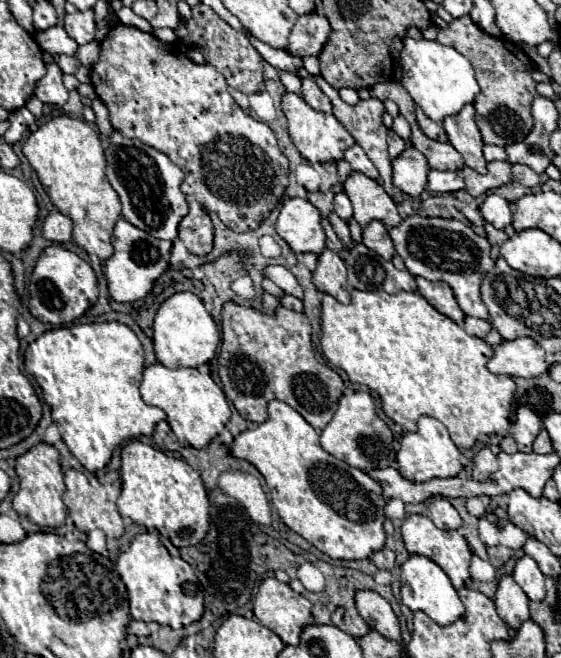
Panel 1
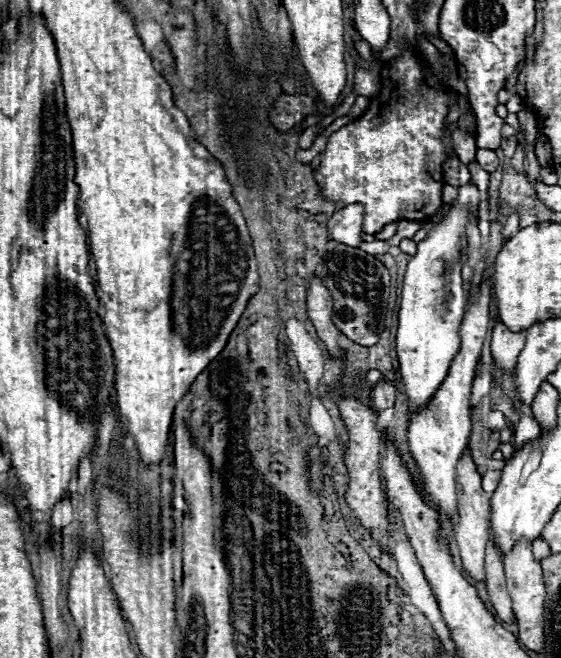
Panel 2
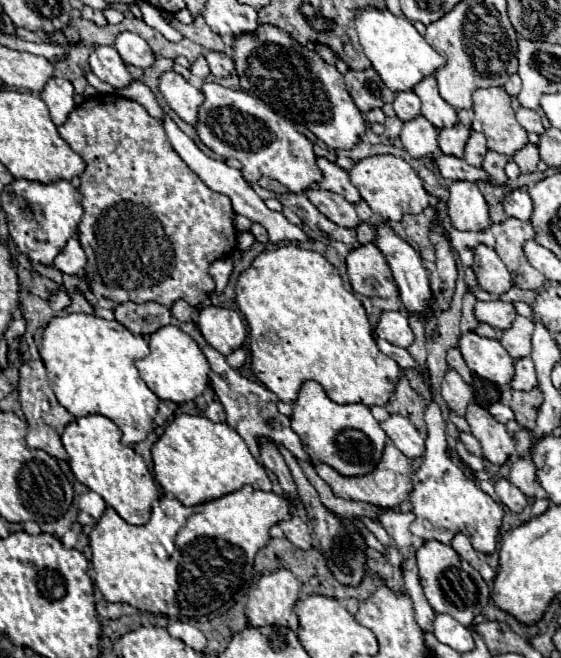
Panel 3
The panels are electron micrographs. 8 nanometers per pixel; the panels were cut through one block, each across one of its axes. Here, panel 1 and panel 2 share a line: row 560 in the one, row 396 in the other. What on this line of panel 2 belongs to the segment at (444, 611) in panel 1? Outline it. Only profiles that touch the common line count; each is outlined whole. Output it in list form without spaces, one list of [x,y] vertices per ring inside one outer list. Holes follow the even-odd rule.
[[[474,182],[460,186],[458,196],[454,204],[450,204],[442,222],[434,224],[428,236],[418,242],[418,252],[408,262],[400,296],[396,352],[410,412],[422,410],[432,400],[440,384],[446,380],[450,364],[460,350],[460,324],[468,302],[468,292],[462,286],[460,274],[466,264],[466,224],[470,216],[478,218],[480,202],[486,198],[488,192],[478,190]]]

